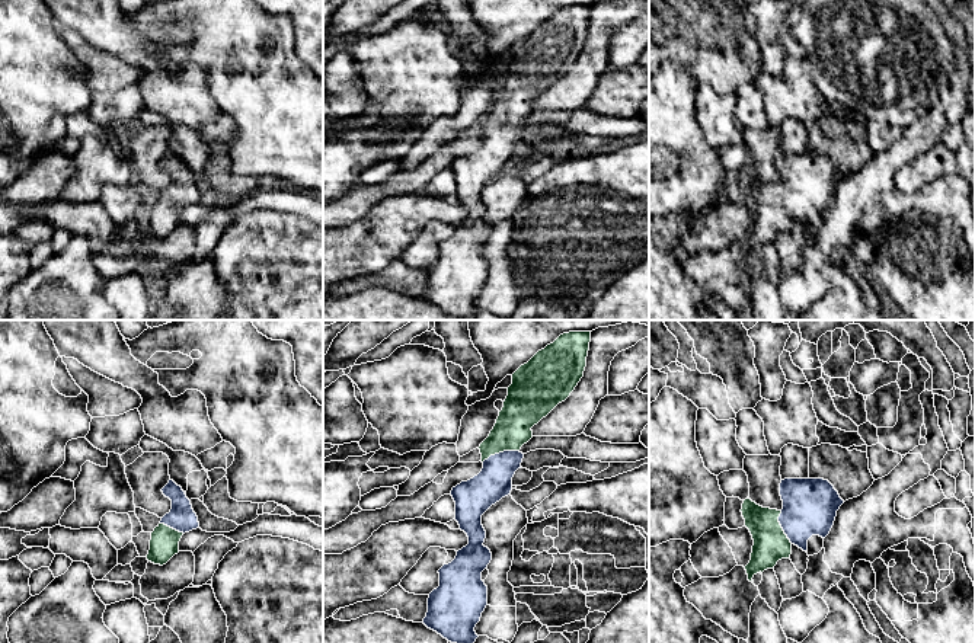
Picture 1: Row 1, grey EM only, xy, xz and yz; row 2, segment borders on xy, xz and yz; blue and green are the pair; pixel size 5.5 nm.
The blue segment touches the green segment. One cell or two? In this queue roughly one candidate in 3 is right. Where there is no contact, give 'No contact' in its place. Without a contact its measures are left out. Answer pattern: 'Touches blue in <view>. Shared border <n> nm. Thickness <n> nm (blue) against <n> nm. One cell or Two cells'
Touches blue in xz. Shared border 220 nm. Thickness 190 nm (blue) against 200 nm. One cell

